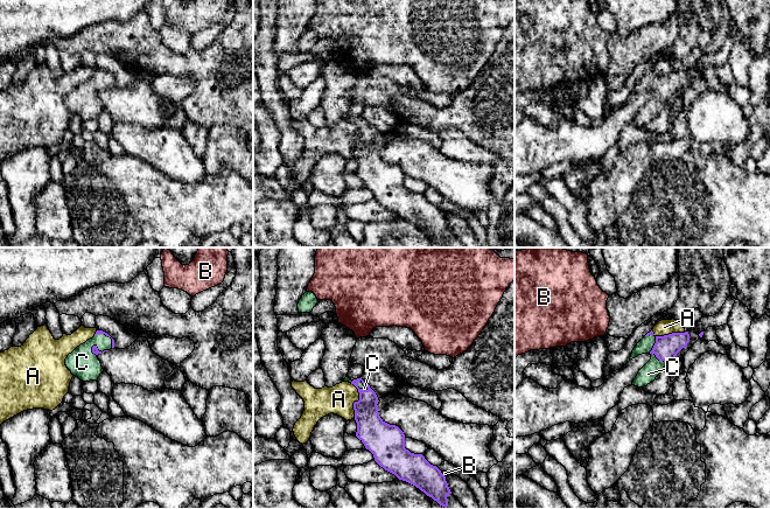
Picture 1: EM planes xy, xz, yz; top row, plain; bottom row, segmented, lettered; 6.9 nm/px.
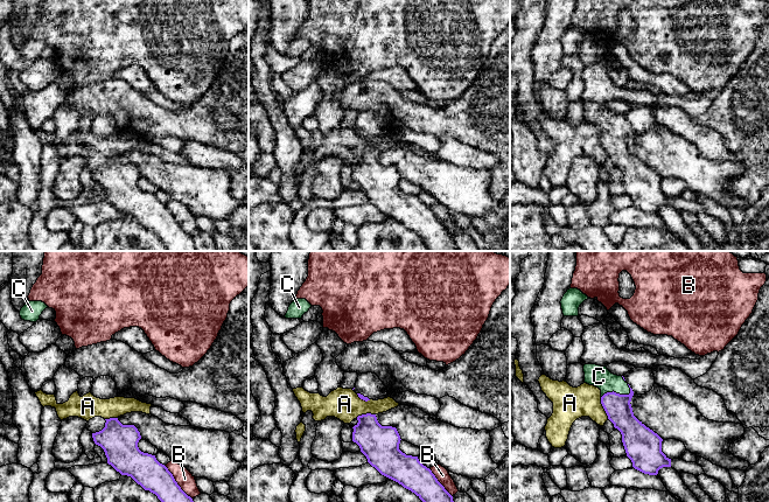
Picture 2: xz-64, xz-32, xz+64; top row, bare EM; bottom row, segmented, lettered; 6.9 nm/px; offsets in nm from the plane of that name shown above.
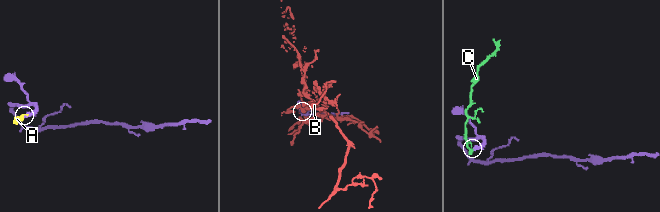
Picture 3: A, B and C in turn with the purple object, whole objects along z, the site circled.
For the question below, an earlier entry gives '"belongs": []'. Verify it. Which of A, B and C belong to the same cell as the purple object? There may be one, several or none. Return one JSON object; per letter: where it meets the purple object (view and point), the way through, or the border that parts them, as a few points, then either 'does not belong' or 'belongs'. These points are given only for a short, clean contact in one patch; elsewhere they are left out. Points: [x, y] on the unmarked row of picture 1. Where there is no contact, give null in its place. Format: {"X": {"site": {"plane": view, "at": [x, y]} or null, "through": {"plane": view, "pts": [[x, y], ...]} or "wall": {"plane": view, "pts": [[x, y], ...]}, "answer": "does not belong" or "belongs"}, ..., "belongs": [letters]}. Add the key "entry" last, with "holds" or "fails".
{"A": {"site": {"plane": "xz", "at": [358, 139]}, "wall": {"plane": "xz", "pts": [[350, 121], [358, 131], [358, 138], [354, 141], [354, 157]]}, "answer": "does not belong"}, "B": {"site": {"plane": "xz", "at": [442, 213]}, "answer": "does not belong"}, "C": {"site": {"plane": "yz", "at": [652, 86]}, "through": {"plane": "yz", "pts": [[666, 85], [652, 86], [653, 106], [648, 112]]}, "answer": "belongs"}, "belongs": ["C"], "entry": "fails"}

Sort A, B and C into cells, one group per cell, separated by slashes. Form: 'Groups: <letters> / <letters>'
Groups: A / B / C

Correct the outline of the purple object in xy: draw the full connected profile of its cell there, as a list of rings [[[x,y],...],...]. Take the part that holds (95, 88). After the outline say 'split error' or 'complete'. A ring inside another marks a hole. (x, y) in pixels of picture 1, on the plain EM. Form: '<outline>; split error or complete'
[[[97,69],[92,77],[68,93],[65,104],[83,120],[98,119],[104,107],[97,93],[112,86],[114,86],[114,78],[107,71]]]; split error

